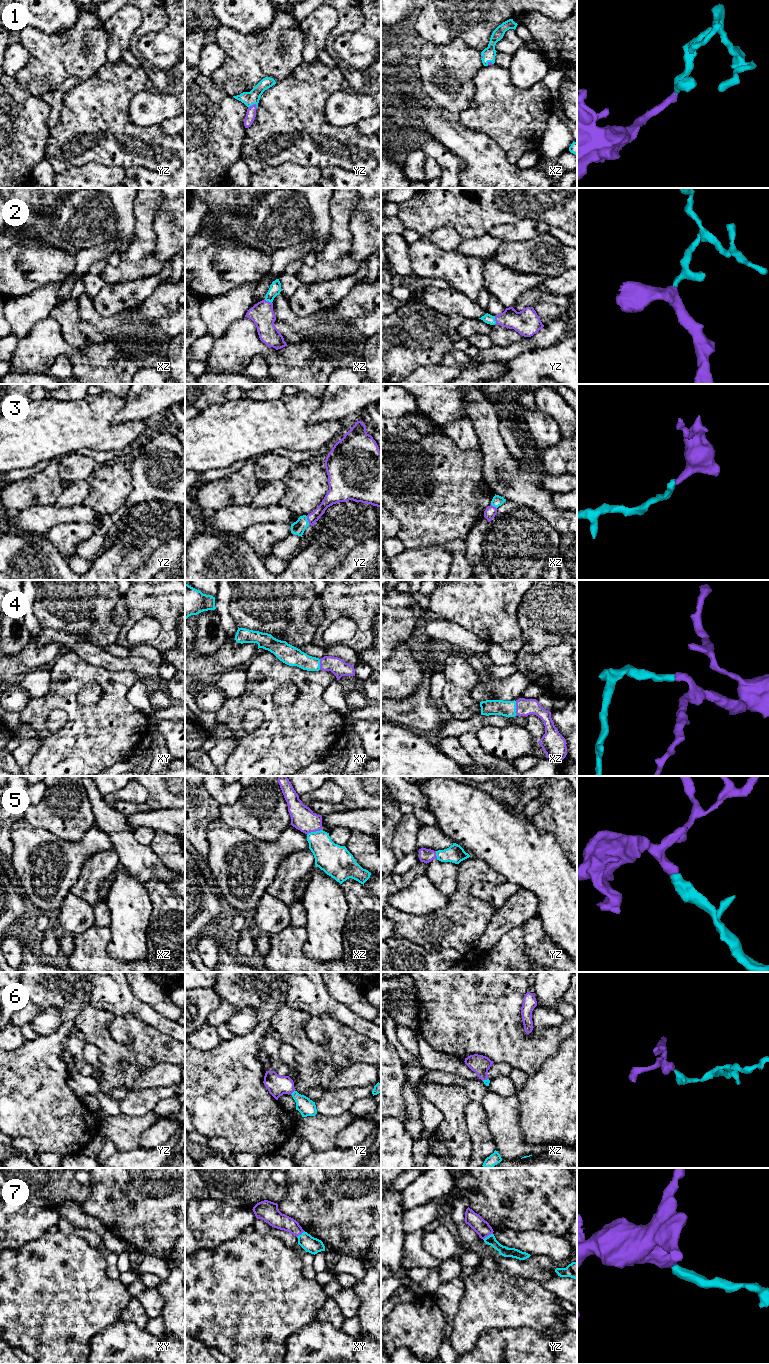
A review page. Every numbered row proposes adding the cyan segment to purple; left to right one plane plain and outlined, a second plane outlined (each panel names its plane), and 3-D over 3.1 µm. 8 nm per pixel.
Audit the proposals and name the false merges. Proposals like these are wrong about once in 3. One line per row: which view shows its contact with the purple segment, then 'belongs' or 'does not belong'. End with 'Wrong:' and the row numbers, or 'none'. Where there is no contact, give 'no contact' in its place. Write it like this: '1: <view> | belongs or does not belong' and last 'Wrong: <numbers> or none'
1: yz | belongs
2: yz | belongs
3: yz | belongs
4: xz | belongs
5: xz | belongs
6: yz | belongs
7: yz | does not belong
Wrong: 7

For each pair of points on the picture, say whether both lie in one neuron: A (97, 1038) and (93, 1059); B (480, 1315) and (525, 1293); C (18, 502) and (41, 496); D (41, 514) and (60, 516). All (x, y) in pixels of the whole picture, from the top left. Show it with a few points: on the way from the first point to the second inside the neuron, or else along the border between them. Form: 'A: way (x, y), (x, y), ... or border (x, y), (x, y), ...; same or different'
A: border (85, 1042), (91, 1042), (99, 1049), (100, 1069); different
B: way (491, 1304), (494, 1301), (514, 1301); same
C: way (24, 496), (27, 493), (35, 493); same
D: way (46, 516), (55, 516); same

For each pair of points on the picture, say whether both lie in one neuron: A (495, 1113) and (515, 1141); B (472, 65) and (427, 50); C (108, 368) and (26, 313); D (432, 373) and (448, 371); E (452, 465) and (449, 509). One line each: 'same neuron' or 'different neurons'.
A: same neuron
B: same neuron
C: different neurons
D: same neuron
E: same neuron

